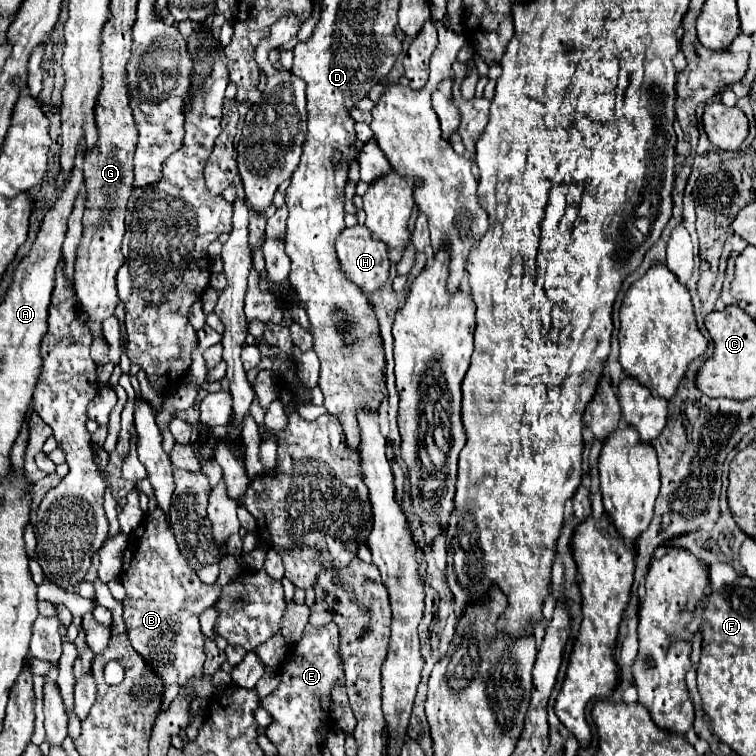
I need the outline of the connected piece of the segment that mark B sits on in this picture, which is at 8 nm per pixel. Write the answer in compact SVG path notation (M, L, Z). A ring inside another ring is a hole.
M156 508L152 514L146 514L142 524L130 534L124 552L124 572L120 576L120 582L126 588L124 622L134 650L138 650L138 654L142 654L146 662L162 674L166 686L174 682L182 686L188 678L198 678L202 672L204 634L198 618L206 608L218 602L222 586L242 574L242 562L238 562L236 556L226 554L222 558L218 582L208 586L200 582L198 574L194 574L190 566L186 566L186 558L178 554L178 544L166 528L170 528L166 526L166 516ZM178 580L180 594L176 594Z

